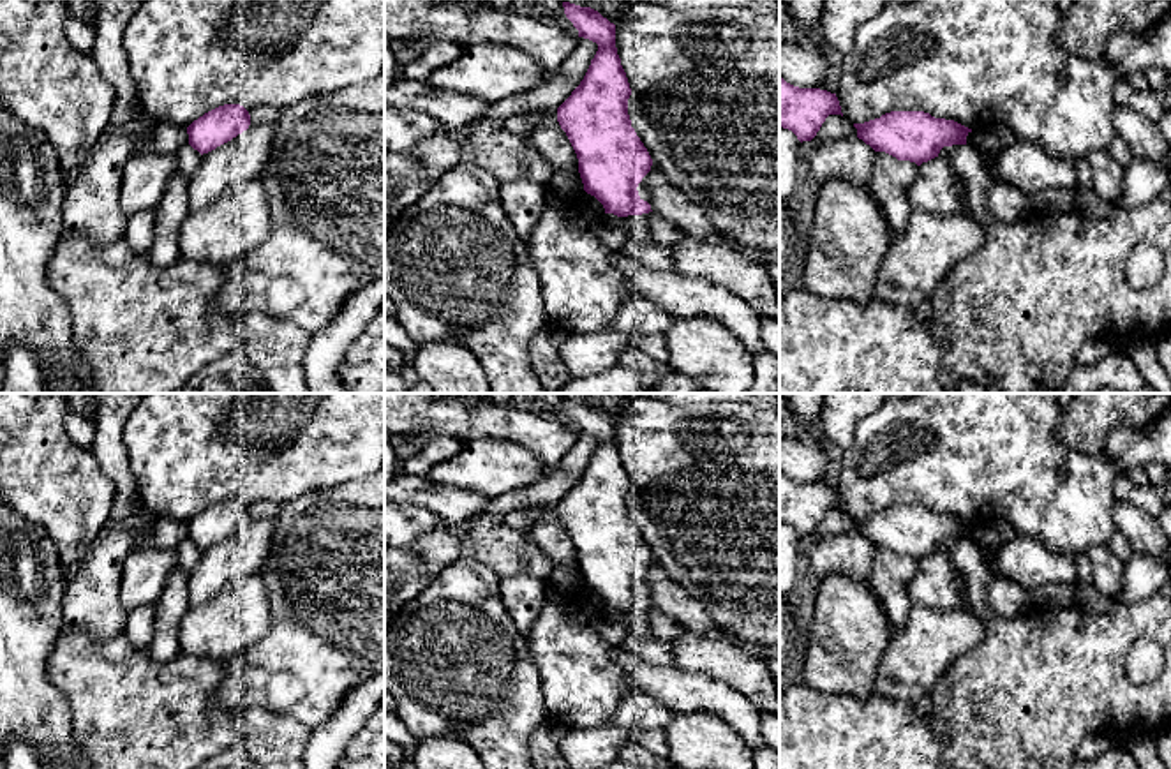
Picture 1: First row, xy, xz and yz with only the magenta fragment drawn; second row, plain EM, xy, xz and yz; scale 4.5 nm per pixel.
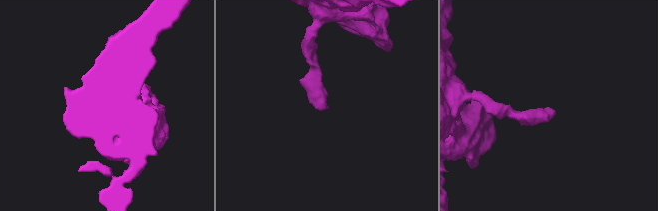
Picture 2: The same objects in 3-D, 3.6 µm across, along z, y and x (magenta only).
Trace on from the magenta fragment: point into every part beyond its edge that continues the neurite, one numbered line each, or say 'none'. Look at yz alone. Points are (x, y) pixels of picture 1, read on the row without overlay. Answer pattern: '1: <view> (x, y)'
none

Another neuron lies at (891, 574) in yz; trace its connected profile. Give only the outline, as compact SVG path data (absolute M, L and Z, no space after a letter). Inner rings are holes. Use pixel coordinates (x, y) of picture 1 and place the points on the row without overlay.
M875 547L869 586L880 600L892 633L903 630L908 623L914 607L908 586L917 568L919 561L915 557Z

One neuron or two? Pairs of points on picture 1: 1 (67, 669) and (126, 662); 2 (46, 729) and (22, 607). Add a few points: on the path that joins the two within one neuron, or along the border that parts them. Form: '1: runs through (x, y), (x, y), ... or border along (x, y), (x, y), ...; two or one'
1: runs through (82, 669), (111, 669); one
2: runs through (22, 699), (22, 637); one

